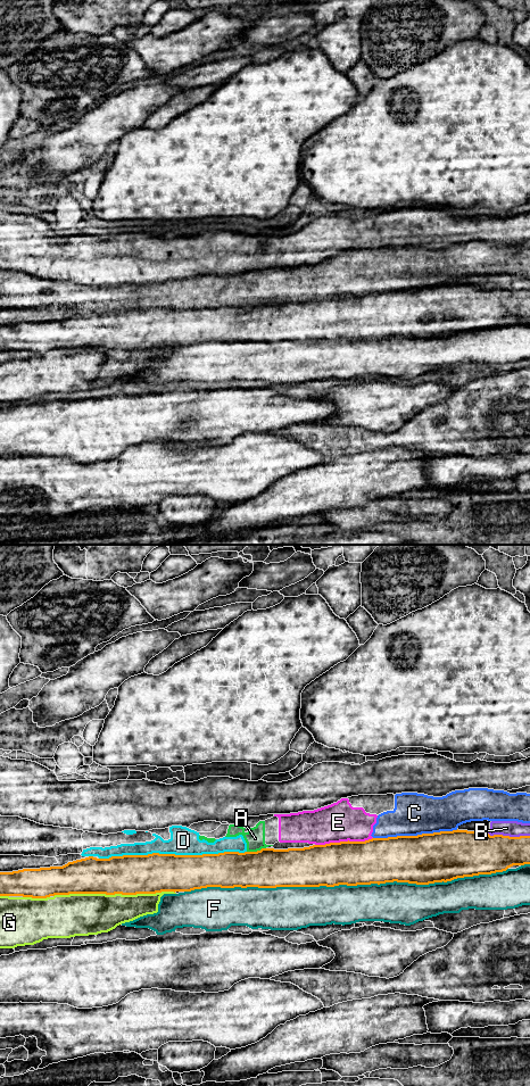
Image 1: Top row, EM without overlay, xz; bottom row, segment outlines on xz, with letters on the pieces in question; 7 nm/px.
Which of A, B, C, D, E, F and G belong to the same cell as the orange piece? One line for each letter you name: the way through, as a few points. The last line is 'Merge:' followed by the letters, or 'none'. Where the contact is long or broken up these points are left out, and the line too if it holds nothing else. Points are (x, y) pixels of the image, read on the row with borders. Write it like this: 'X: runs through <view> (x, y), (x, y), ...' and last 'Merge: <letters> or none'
Merge: none

